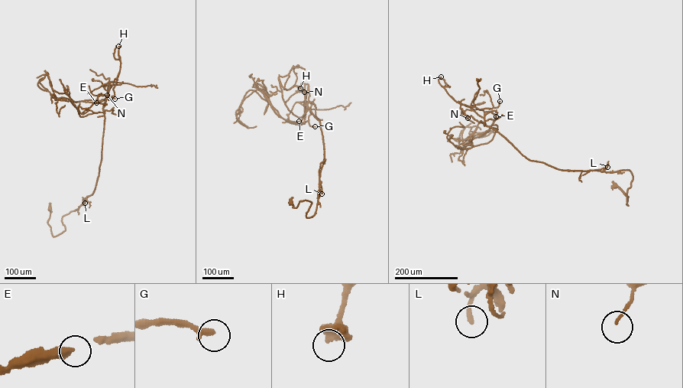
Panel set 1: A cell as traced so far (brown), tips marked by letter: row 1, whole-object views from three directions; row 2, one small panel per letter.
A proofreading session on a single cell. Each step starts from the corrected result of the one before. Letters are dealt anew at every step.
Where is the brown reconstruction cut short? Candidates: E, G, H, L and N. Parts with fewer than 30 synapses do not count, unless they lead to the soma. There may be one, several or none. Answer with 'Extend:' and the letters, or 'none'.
Extend: G

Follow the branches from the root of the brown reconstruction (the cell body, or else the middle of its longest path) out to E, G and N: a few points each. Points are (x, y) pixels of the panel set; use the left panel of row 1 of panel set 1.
E: (50, 208), (47, 223), (56, 236), (65, 230), (62, 216), (94, 191), (106, 97), (82, 101), (96, 102)
G: (50, 208), (56, 236), (65, 230), (62, 216), (92, 194), (103, 105), (115, 78), (108, 99), (114, 99)
N: (50, 208), (47, 223), (56, 236), (65, 230), (62, 216), (92, 194), (109, 87), (107, 95)

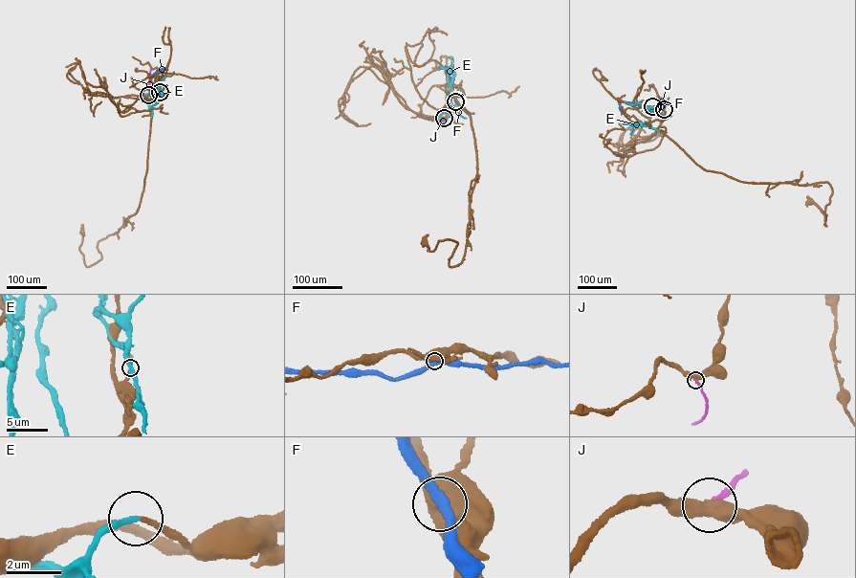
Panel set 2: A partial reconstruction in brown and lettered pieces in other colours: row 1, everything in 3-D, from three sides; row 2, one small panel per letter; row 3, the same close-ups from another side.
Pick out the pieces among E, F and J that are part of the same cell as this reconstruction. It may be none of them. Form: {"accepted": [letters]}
{"accepted": []}

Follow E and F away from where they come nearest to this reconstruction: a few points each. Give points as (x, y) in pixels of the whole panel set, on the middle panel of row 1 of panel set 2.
E: (456, 100), (452, 91), (449, 100), (447, 97), (447, 88), (449, 89), (455, 75), (449, 72), (451, 56)
F: (455, 101), (449, 66), (438, 67), (418, 79)

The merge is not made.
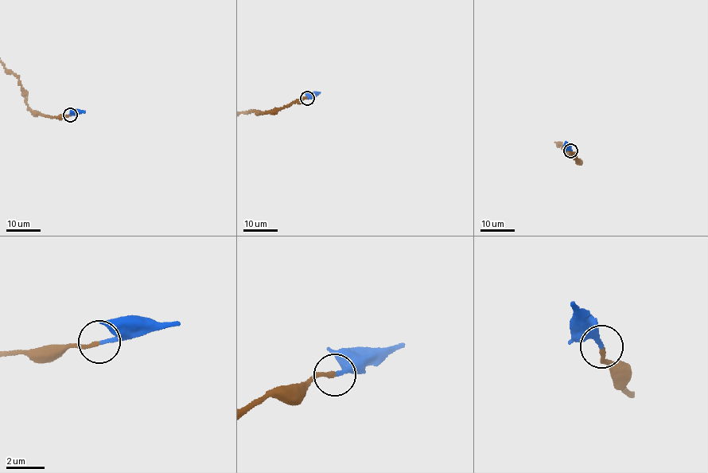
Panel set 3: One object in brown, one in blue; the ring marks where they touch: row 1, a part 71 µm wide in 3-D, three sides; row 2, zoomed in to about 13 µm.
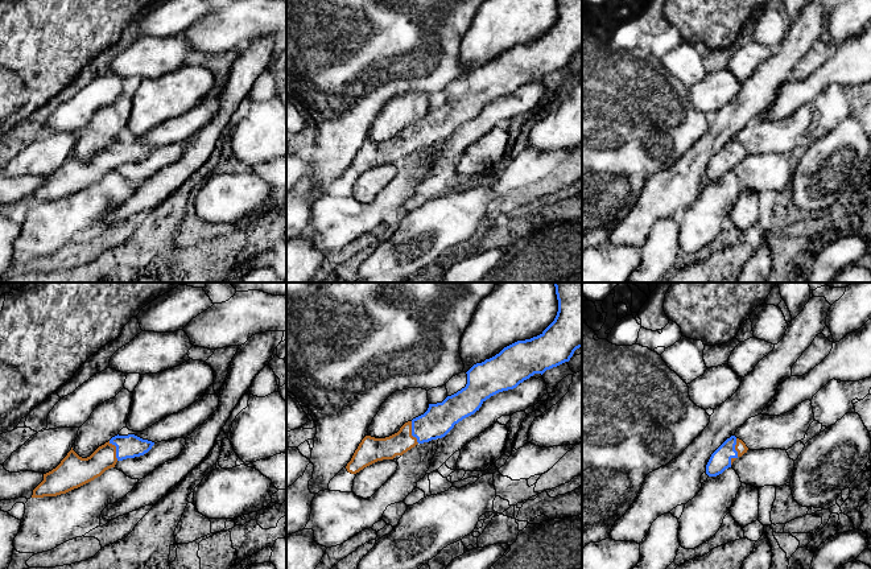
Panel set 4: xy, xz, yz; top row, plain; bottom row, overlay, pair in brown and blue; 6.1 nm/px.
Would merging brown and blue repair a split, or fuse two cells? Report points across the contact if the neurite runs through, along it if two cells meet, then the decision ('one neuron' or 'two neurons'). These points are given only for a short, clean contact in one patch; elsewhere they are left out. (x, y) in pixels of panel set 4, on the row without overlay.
runs through yz (741, 152), (737, 155), (730, 155), (721, 164); one neuron

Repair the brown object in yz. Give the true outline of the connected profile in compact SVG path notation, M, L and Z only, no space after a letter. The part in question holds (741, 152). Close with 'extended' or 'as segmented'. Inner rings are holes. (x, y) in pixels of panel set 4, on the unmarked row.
M731 140L727 143L710 161L706 169L706 178L709 181L717 181L726 173L731 172L732 166L747 157L748 152L746 148Z | extended

